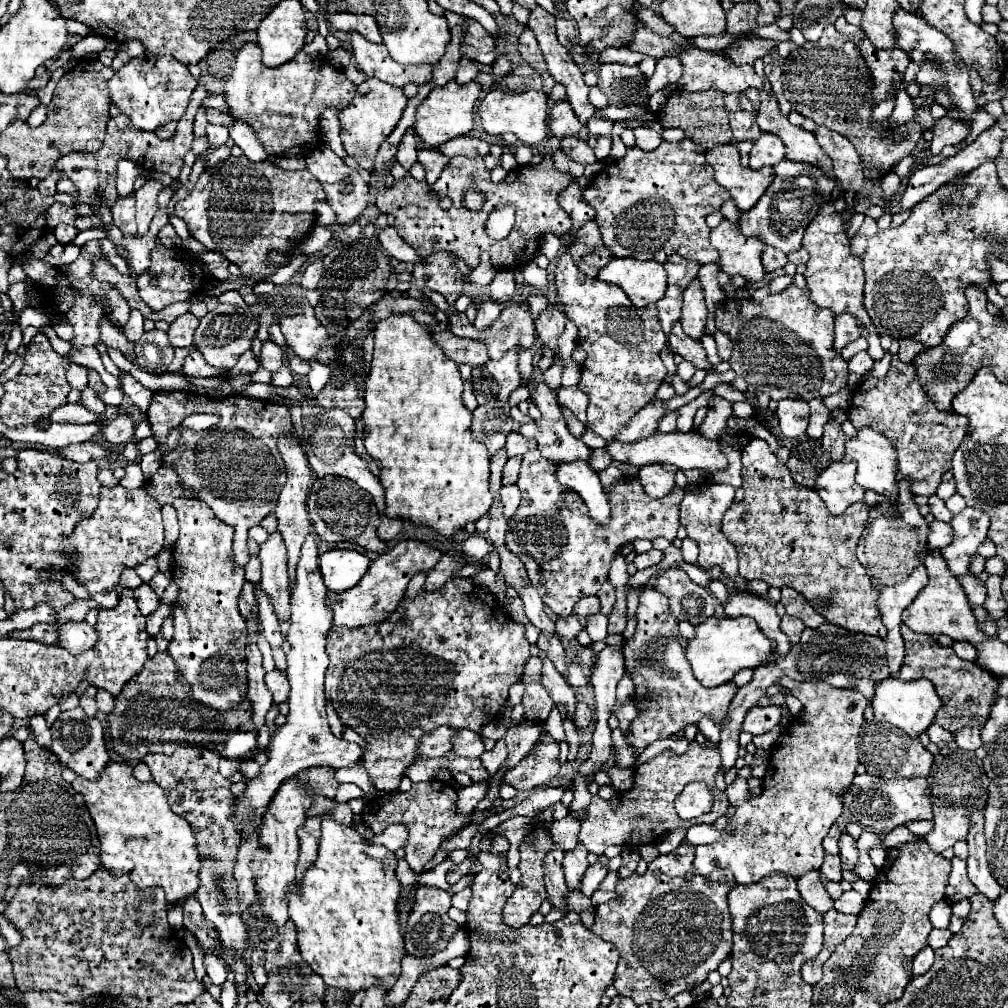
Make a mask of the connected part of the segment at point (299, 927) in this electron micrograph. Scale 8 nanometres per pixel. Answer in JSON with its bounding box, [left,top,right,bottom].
[288,814,406,994]

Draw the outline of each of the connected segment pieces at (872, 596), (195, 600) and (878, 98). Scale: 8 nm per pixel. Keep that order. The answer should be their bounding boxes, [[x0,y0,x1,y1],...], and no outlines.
[[722,438,888,638],[168,500,248,712],[856,38,910,104]]

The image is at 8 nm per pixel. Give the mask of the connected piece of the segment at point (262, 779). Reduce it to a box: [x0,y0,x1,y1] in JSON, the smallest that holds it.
[236,536,362,830]

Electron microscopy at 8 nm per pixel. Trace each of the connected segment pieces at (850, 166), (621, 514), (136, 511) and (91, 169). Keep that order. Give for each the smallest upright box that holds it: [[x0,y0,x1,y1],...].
[[814,126,864,192],[506,450,684,618],[64,484,164,608],[56,86,206,206]]

